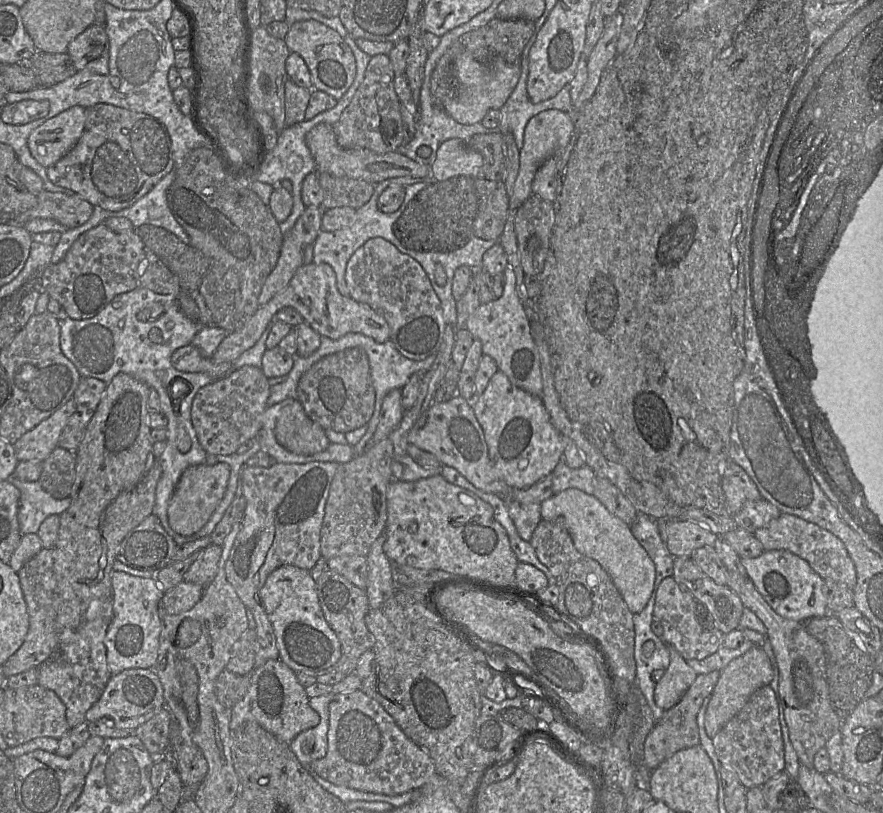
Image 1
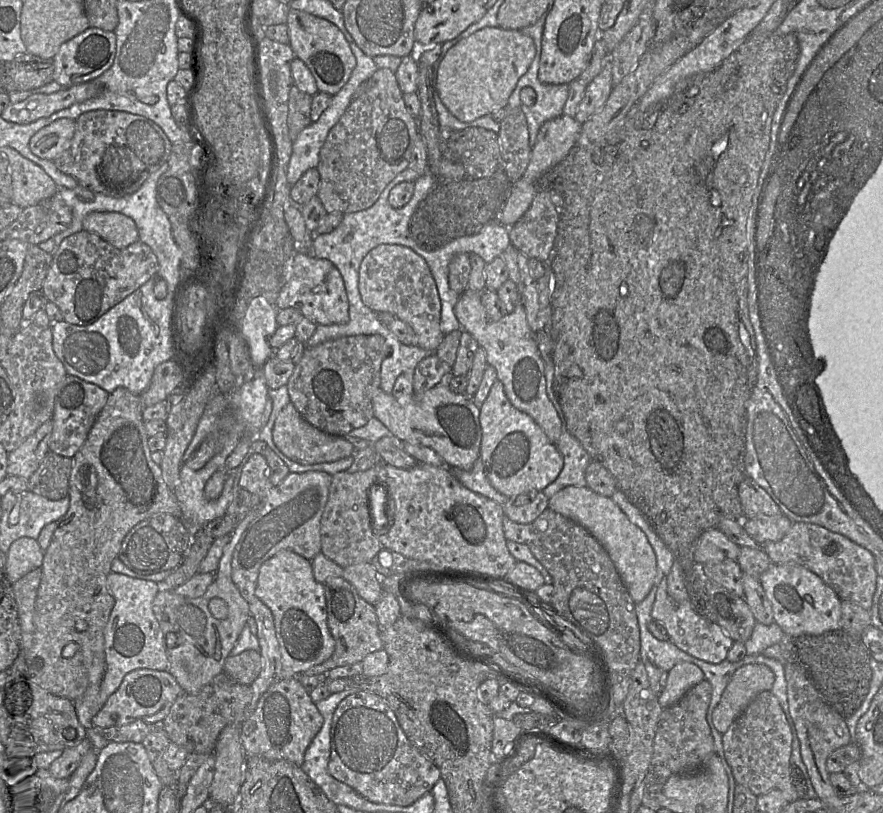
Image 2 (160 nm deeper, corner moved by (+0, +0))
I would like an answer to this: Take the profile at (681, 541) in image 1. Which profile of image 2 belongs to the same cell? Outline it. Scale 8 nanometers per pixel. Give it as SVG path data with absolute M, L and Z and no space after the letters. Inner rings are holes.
M717 528L709 529L704 531L696 541L694 560L697 564L719 562L726 559L737 562L740 548Z

